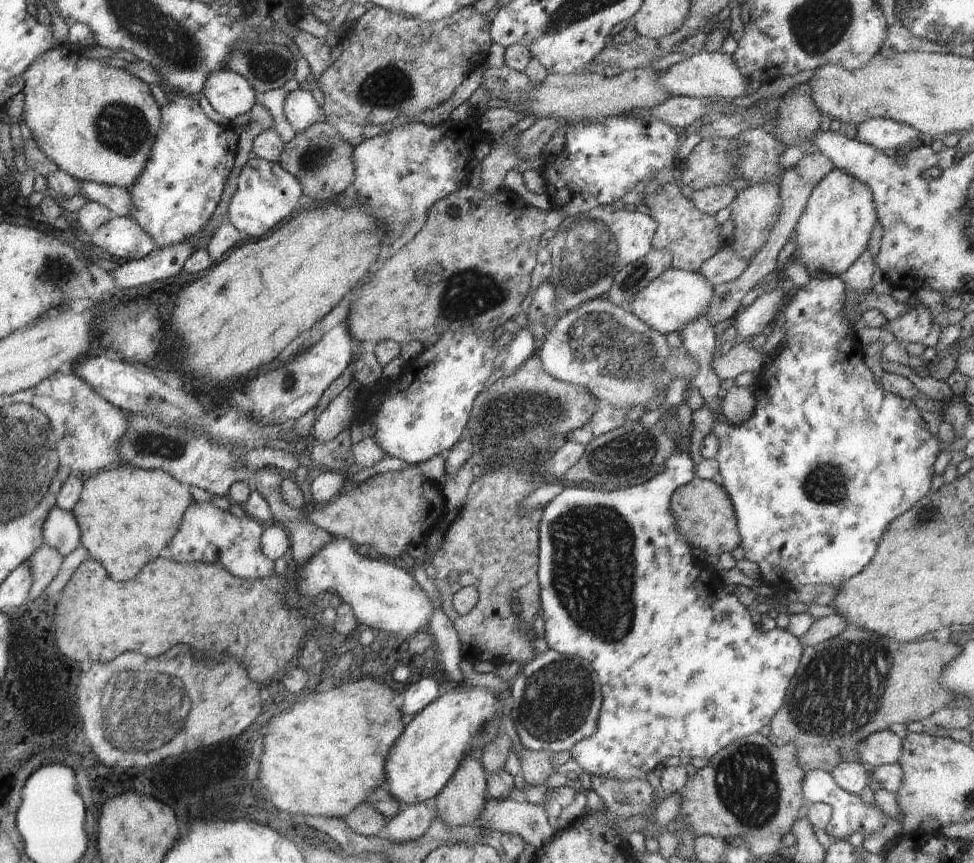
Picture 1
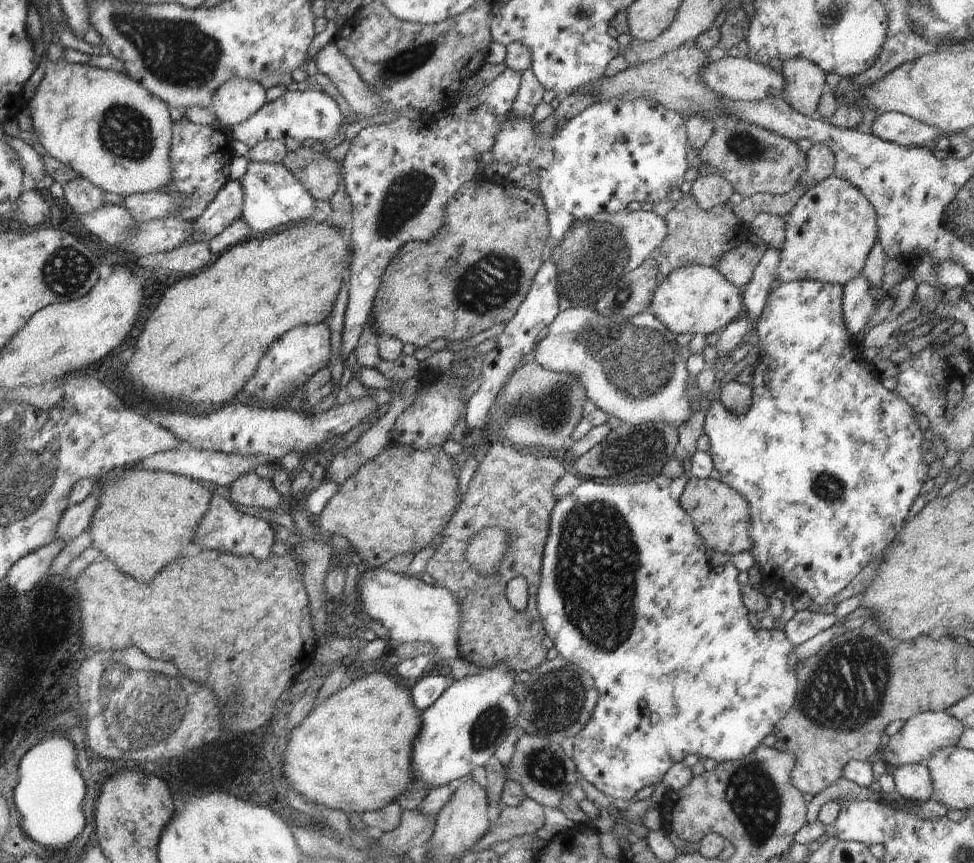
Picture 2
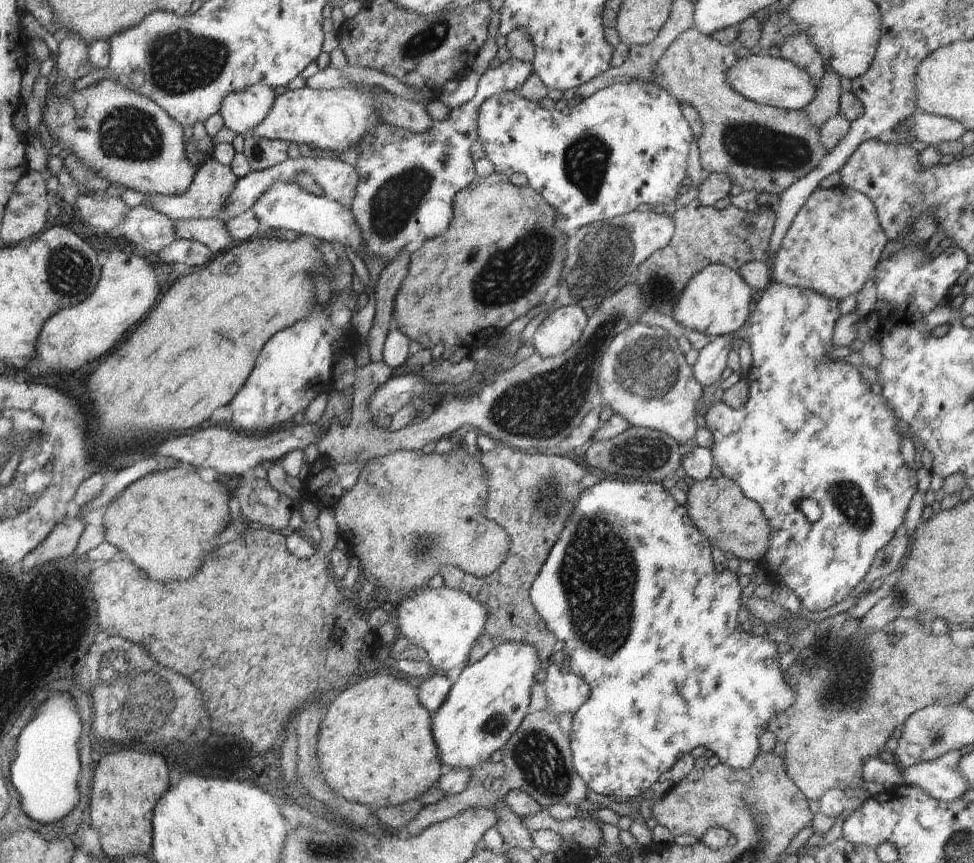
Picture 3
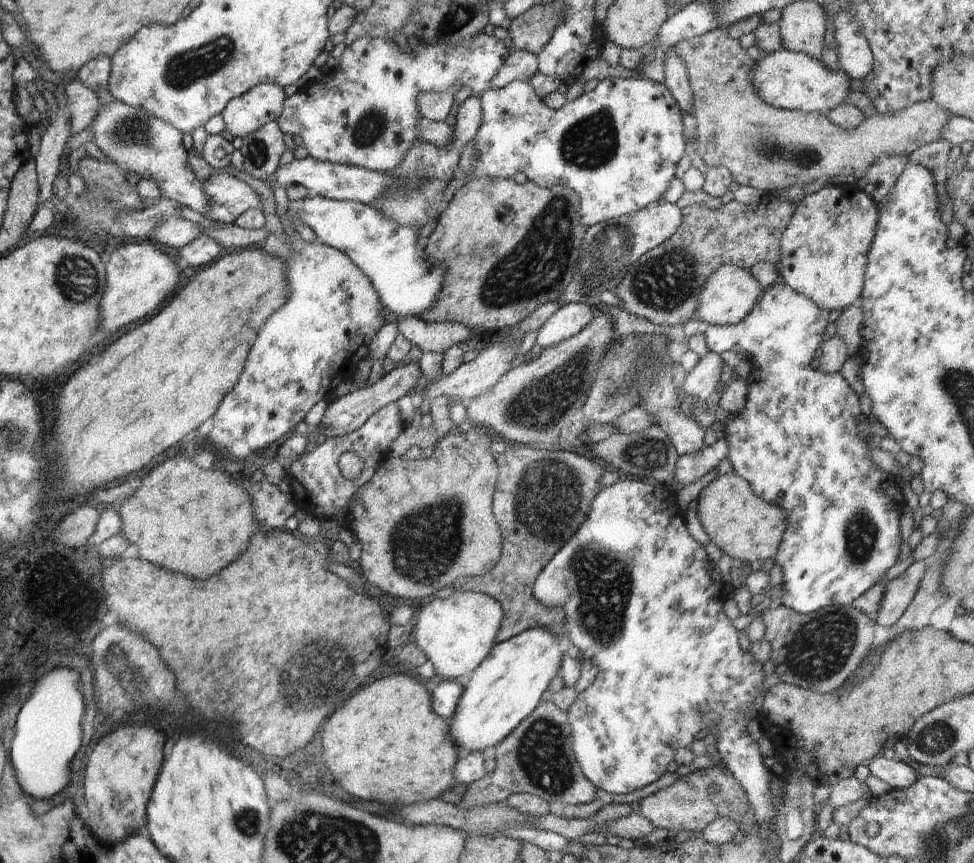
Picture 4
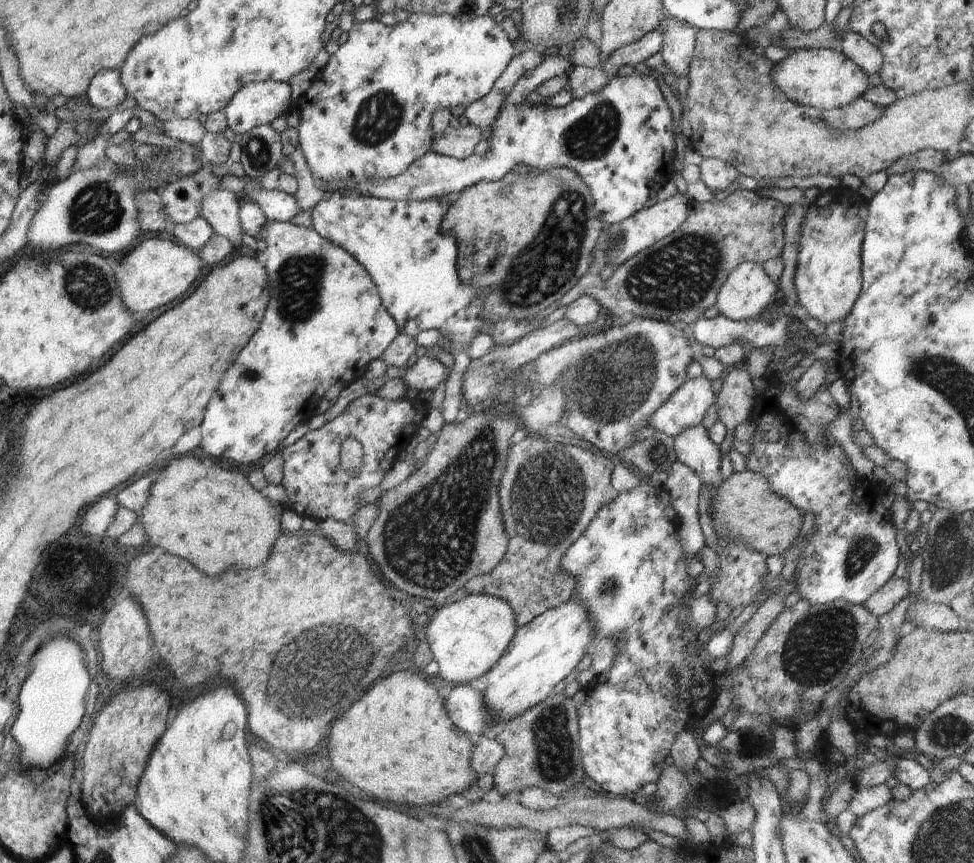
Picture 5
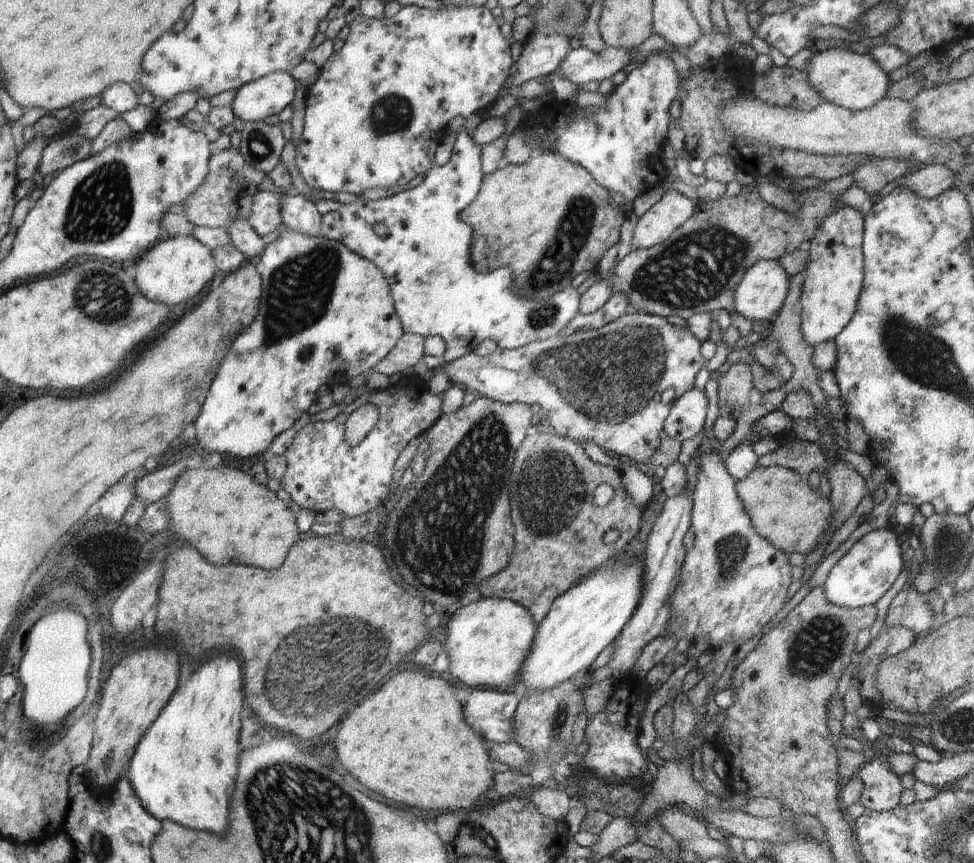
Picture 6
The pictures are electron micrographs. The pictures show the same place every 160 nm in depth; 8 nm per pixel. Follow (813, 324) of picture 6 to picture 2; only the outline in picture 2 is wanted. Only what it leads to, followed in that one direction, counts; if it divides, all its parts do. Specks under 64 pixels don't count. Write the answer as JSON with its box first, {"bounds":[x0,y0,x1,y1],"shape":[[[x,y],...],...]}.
{"bounds":[778,176,878,286],"shape":[[[832,176],[810,188],[790,210],[785,220],[785,238],[778,266],[778,282],[814,281],[844,286],[863,273],[866,260],[878,241],[876,212],[850,182]]]}

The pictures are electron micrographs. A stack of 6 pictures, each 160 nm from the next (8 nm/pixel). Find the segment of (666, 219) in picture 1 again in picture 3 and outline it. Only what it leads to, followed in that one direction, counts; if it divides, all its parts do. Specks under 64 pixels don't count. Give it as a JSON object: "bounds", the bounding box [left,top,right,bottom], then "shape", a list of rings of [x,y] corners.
{"bounds":[634,199,777,315],"shape":[[[695,199],[688,206],[678,208],[670,217],[675,225],[672,241],[638,266],[634,280],[642,292],[646,308],[656,308],[664,315],[672,314],[690,278],[694,278],[694,274],[706,266],[724,264],[738,270],[746,262],[761,261],[768,264],[772,260],[770,238],[777,220],[774,209],[760,208],[758,212],[750,212],[730,205],[717,211],[712,206],[703,206]]]}

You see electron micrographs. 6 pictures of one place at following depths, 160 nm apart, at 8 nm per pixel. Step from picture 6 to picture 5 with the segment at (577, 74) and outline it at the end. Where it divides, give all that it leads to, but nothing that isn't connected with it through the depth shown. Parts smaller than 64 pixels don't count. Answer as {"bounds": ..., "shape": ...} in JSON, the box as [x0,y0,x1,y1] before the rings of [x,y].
{"bounds":[606,27,663,72],"shape":[[[658,27],[649,32],[640,40],[632,44],[616,49],[610,56],[606,67],[608,72],[615,72],[615,68],[624,65],[635,66],[639,62],[644,62],[647,58],[659,53],[663,43],[663,30]]]}

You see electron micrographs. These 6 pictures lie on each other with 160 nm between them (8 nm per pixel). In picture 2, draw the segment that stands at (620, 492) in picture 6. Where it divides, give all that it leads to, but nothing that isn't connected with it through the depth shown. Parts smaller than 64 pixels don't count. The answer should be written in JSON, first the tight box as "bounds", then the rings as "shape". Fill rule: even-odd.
{"bounds":[424,438,567,671],"shape":[[[489,438],[487,453],[472,475],[470,485],[462,502],[455,510],[453,518],[442,531],[442,542],[428,560],[424,572],[434,578],[435,586],[450,590],[462,608],[462,630],[458,630],[458,650],[460,657],[479,669],[490,668],[494,664],[504,664],[514,671],[530,671],[538,668],[547,660],[547,650],[542,646],[545,637],[544,626],[539,618],[536,594],[541,580],[542,556],[550,532],[550,516],[556,506],[554,484],[567,474],[564,465],[555,458],[538,458],[527,454],[521,448],[511,446],[500,438]],[[499,527],[510,534],[511,545],[508,546],[506,558],[500,562],[498,570],[492,575],[482,576],[466,562],[464,548],[468,540],[482,528]],[[517,577],[523,577],[528,586],[528,602],[525,612],[513,610],[506,598],[506,584]]]}

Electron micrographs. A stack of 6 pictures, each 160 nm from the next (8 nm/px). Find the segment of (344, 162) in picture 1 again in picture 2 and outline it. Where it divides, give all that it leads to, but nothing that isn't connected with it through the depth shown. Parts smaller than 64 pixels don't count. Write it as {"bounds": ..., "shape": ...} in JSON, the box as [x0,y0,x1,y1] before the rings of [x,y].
{"bounds":[282,146,343,201],"shape":[[[306,146],[286,154],[282,165],[296,178],[315,200],[326,201],[338,190],[338,178],[343,172],[340,161],[330,160],[325,152]]]}

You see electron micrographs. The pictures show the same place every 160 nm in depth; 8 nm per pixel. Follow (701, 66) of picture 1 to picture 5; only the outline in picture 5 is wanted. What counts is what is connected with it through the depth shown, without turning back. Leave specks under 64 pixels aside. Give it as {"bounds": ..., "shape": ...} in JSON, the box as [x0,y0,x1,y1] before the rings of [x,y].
{"bounds":[769,49,868,111],"shape":[[[800,49],[790,52],[782,61],[774,63],[769,75],[773,78],[772,85],[782,91],[787,99],[823,111],[848,106],[857,98],[862,97],[866,88],[868,88],[867,74],[837,49]]]}

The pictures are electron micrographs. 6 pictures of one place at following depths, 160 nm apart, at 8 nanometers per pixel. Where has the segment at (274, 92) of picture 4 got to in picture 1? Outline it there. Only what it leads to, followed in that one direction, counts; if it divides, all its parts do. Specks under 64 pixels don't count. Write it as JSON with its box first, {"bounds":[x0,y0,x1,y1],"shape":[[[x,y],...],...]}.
{"bounds":[201,68,256,122],"shape":[[[227,68],[208,74],[201,96],[205,96],[212,108],[231,122],[250,112],[256,104],[256,90],[246,78]]]}

